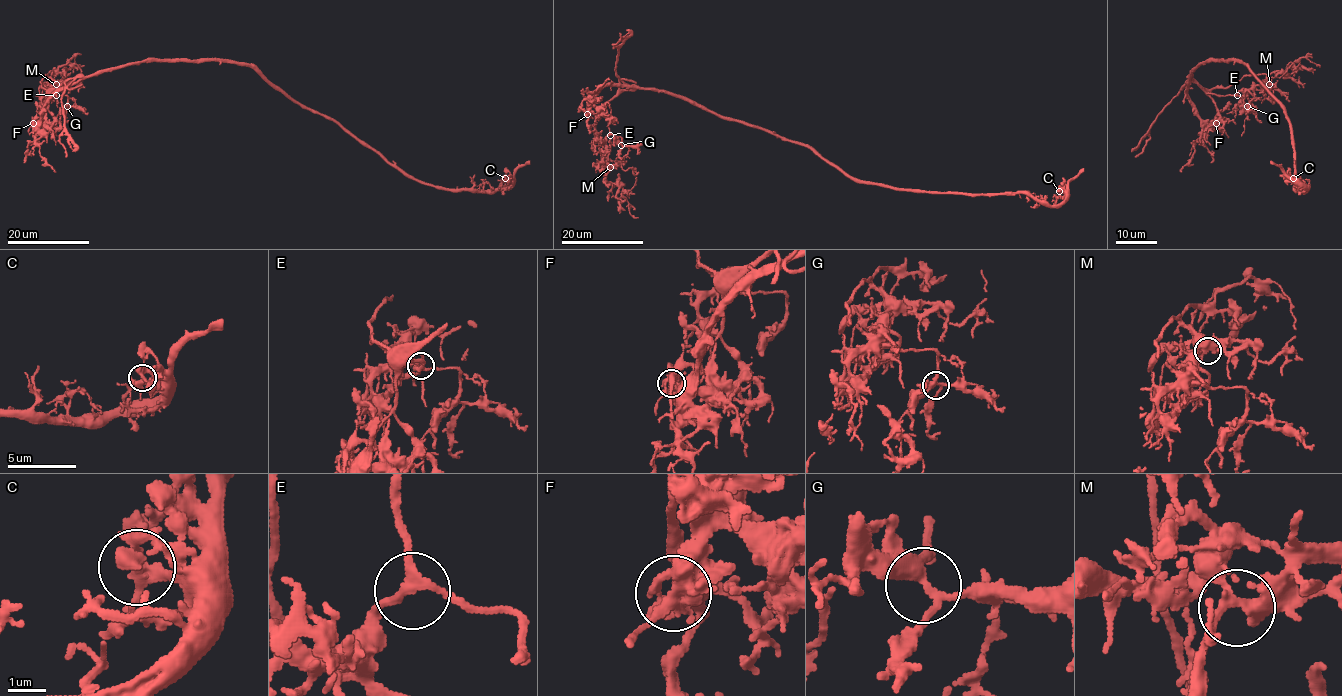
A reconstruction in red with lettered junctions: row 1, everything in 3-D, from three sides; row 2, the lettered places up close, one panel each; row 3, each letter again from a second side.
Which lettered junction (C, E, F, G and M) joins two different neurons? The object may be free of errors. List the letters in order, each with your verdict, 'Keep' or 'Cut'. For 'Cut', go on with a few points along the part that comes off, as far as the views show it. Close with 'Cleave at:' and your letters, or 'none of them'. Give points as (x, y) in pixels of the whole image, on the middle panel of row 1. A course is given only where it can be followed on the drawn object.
C: Keep
E: Keep
F: Cut. Course of the part to remove: (587, 114), (602, 114), (602, 108), (594, 138), (600, 166), (638, 218)
G: Keep
M: Keep
Cleave at: F

